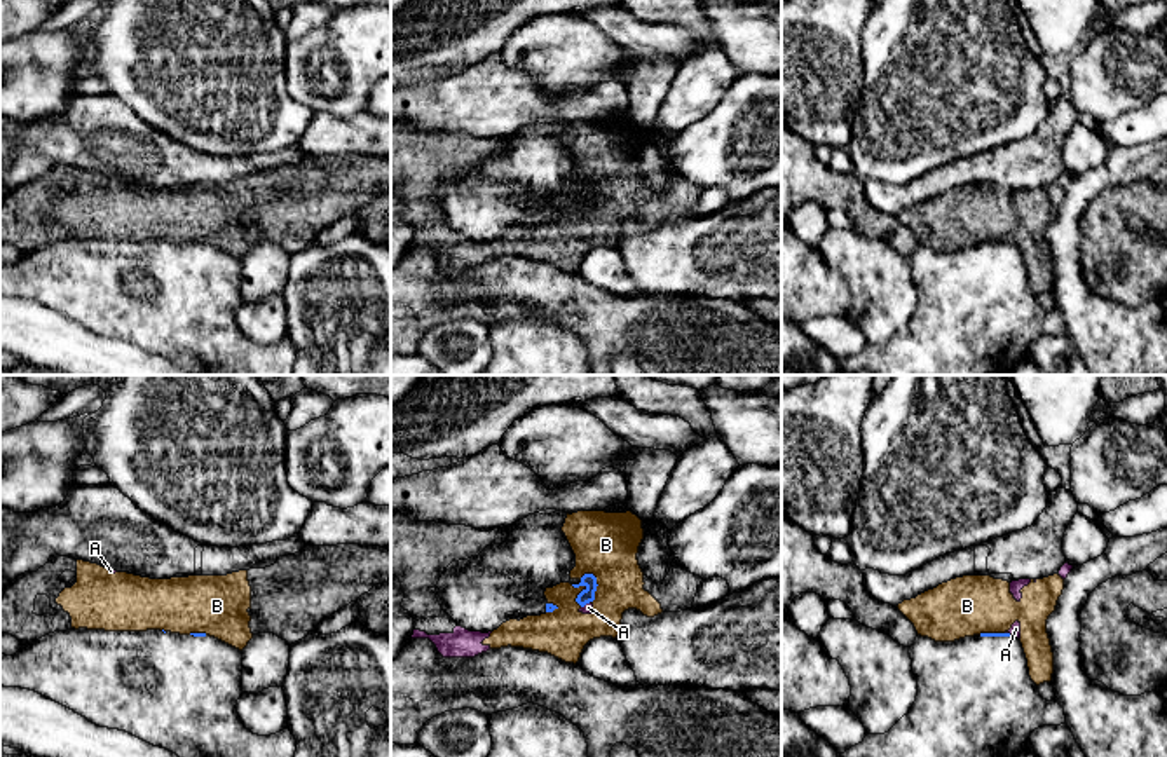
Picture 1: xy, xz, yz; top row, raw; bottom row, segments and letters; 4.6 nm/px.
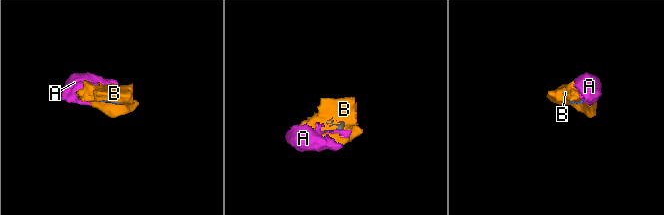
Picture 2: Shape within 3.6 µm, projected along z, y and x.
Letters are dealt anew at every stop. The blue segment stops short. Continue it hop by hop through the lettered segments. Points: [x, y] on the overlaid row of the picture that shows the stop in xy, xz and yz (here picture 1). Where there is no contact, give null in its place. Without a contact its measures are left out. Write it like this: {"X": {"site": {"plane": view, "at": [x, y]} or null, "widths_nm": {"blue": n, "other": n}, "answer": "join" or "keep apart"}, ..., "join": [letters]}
{"A": {"site": {"plane": "xz", "at": [585, 604]}, "widths_nm": {"blue": 70, "other": 50}, "answer": "keep apart"}, "B": {"site": {"plane": "xz", "at": [597, 585]}, "widths_nm": {"blue": 70, "other": 300}, "answer": "keep apart"}, "join": []}

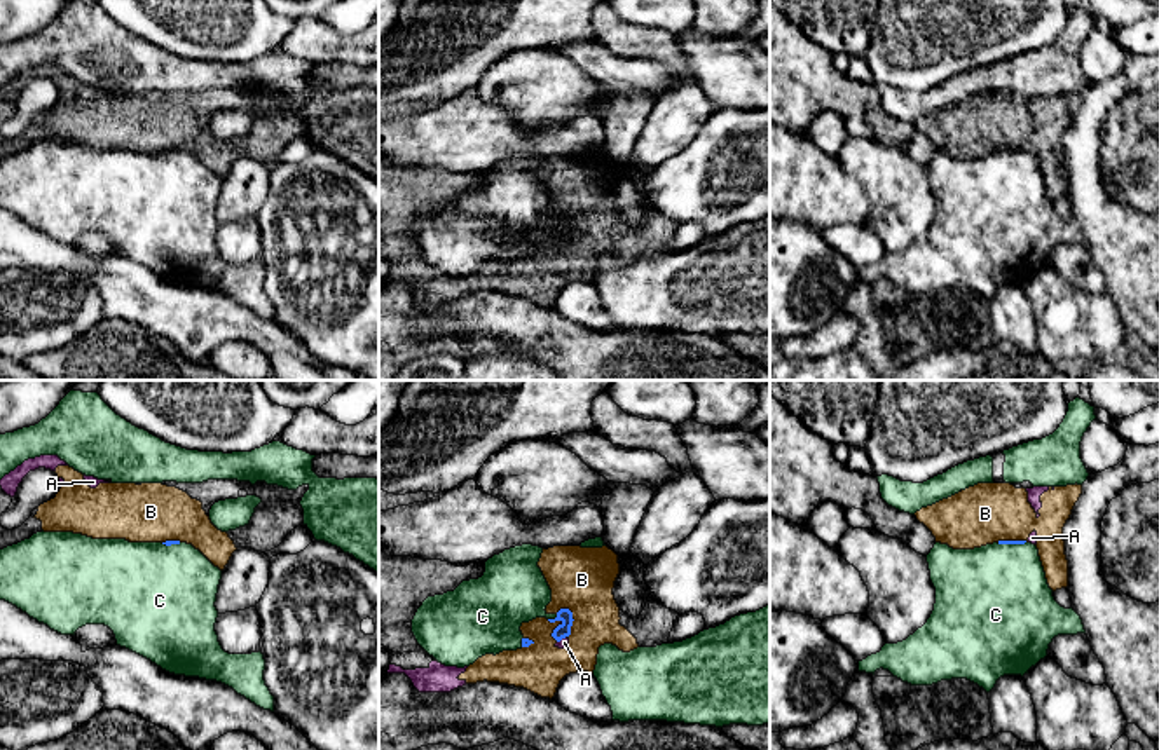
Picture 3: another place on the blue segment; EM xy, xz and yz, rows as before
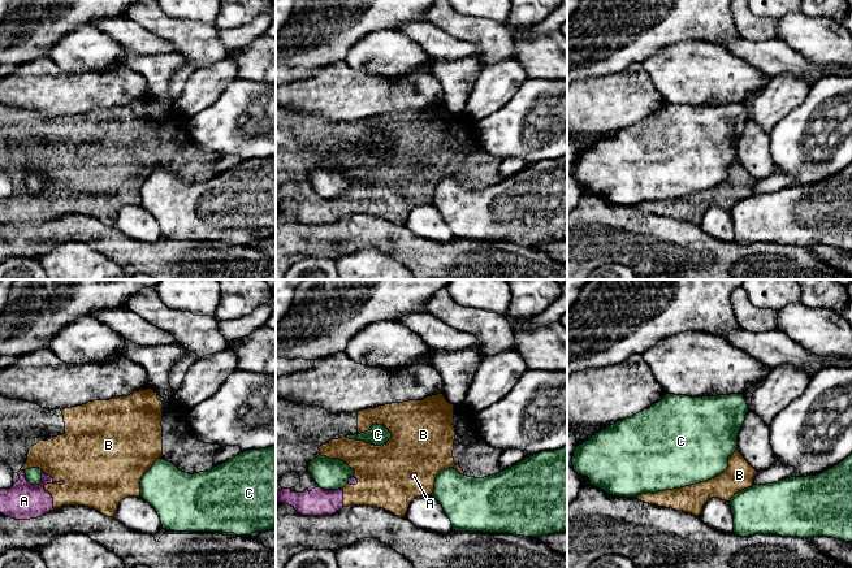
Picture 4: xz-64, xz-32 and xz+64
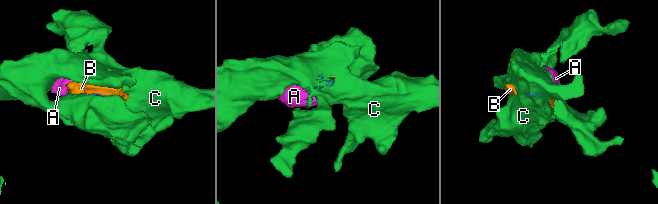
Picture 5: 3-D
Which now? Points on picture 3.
{"A": {"site": {"plane": "xz", "at": [561, 639]}, "widths_nm": {"blue": 70, "other": 50}, "answer": "keep apart"}, "B": {"site": {"plane": "xz", "at": [573, 620]}, "widths_nm": {"blue": 70, "other": 300}, "answer": "keep apart"}, "C": {"site": {"plane": "xz", "at": [552, 620]}, "widths_nm": {"blue": 70, "other": 300}, "answer": "join"}, "join": ["C"]}

